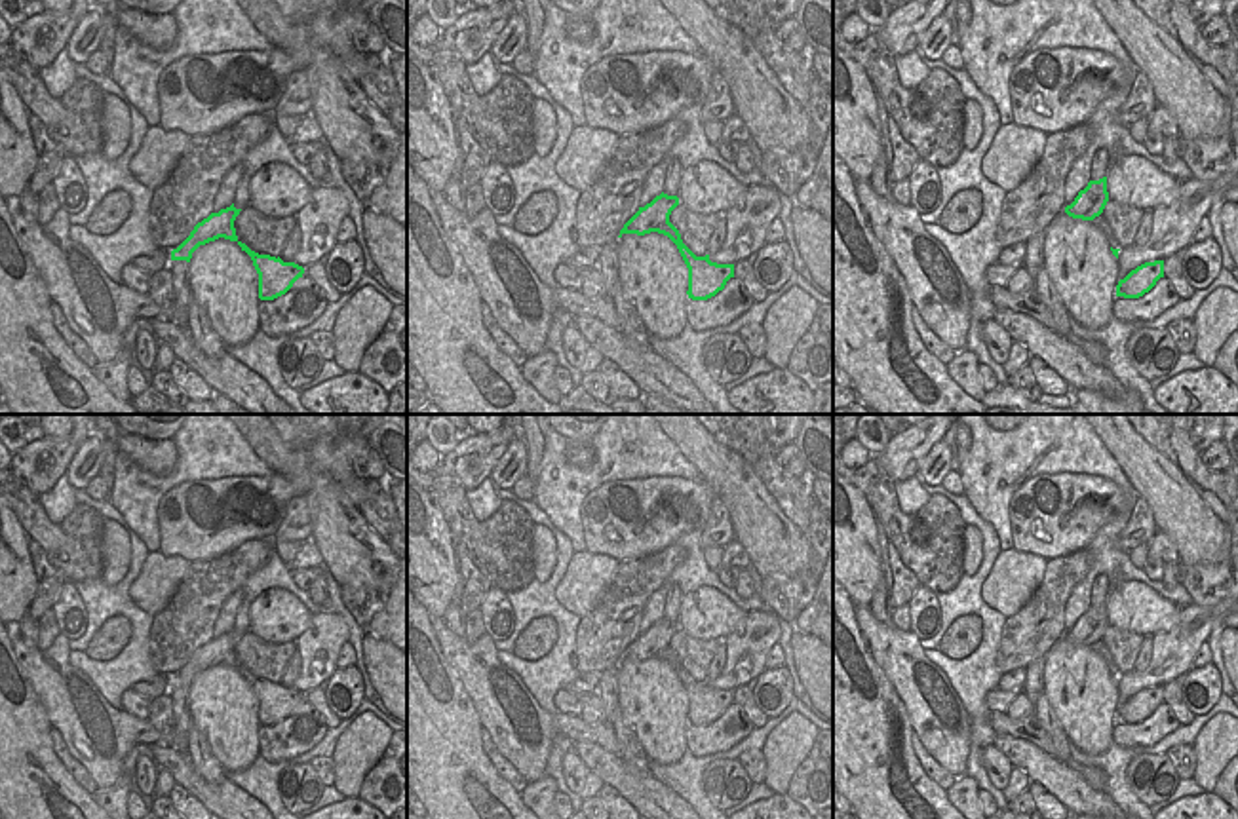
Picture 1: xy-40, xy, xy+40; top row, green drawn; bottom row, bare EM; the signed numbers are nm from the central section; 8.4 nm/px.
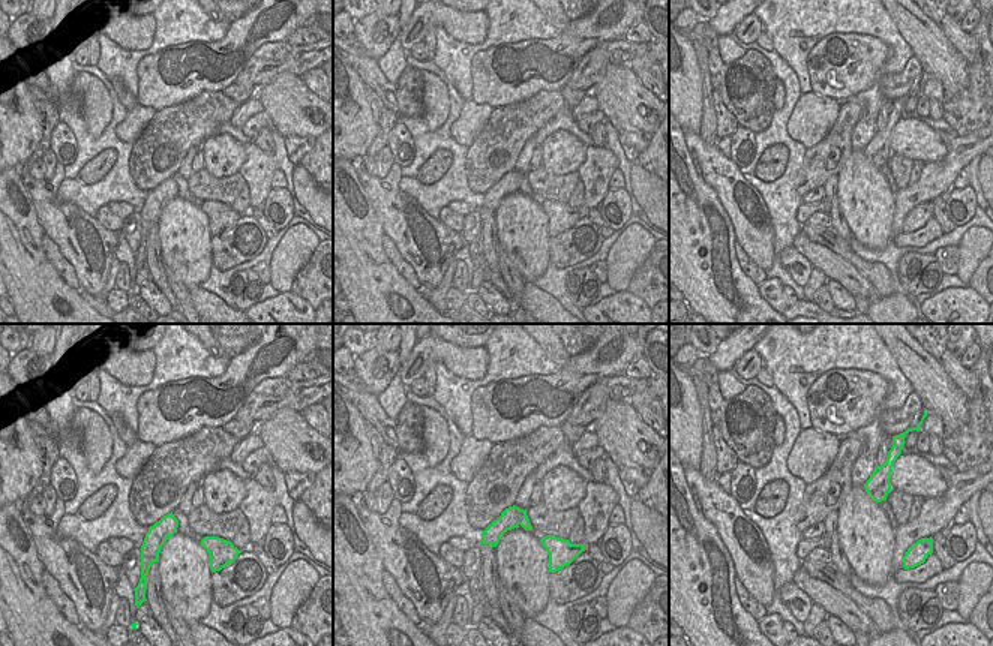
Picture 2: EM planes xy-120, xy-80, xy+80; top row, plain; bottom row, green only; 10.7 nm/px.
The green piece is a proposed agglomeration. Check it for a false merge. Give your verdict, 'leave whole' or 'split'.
split

